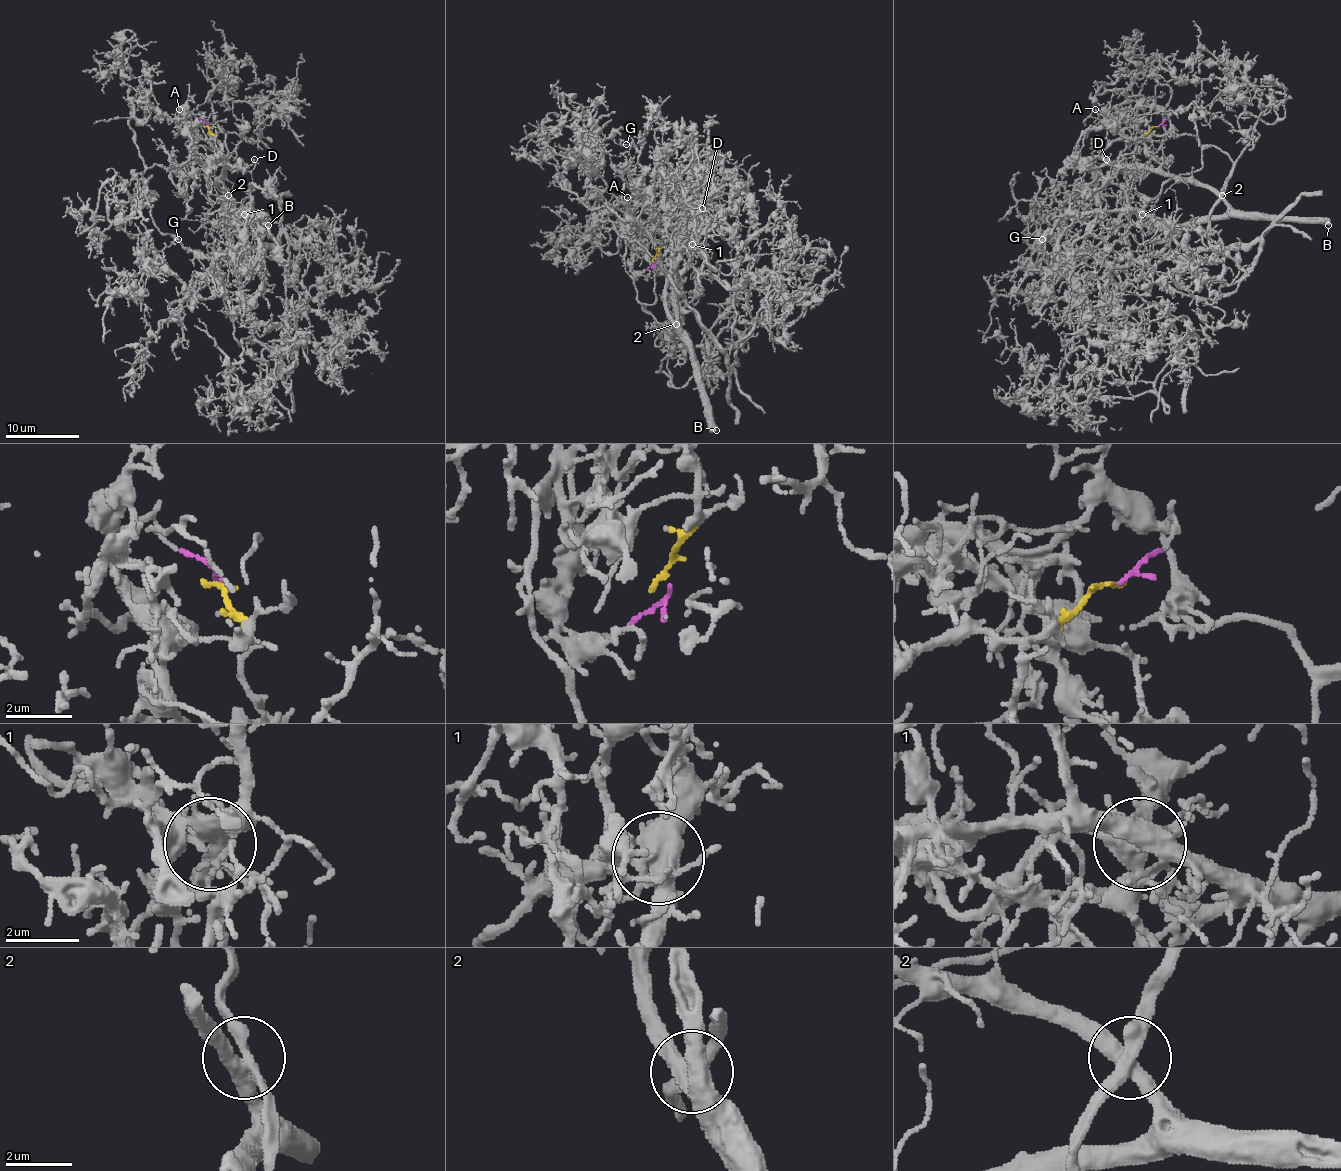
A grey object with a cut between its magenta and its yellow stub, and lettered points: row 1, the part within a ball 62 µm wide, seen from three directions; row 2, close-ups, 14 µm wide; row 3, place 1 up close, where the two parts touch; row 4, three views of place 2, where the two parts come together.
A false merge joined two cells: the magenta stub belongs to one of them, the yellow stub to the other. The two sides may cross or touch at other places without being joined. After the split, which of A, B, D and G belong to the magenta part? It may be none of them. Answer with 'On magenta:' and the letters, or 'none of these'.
On magenta: A, G

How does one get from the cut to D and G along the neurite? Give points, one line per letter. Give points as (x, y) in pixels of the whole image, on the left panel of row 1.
D: (208, 127), (227, 166), (218, 177), (218, 190), (229, 203), (229, 223), (240, 220), (249, 205), (255, 158)
G: (208, 127), (186, 108), (175, 134), (225, 162), (245, 246), (188, 286), (138, 251), (155, 264), (179, 238)

